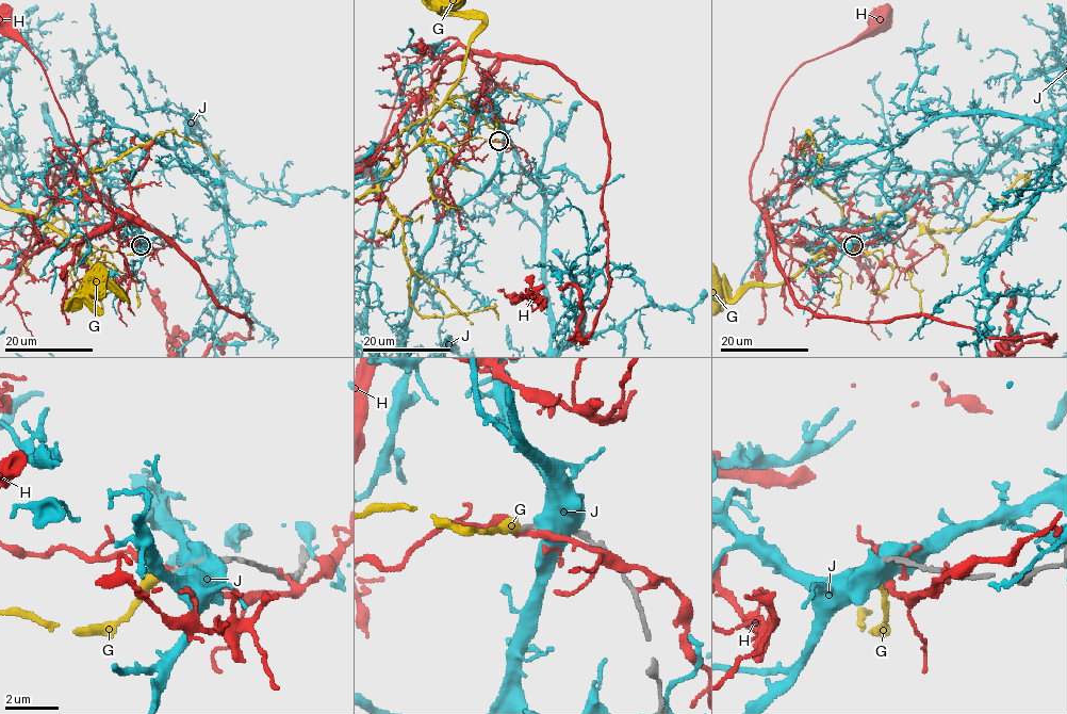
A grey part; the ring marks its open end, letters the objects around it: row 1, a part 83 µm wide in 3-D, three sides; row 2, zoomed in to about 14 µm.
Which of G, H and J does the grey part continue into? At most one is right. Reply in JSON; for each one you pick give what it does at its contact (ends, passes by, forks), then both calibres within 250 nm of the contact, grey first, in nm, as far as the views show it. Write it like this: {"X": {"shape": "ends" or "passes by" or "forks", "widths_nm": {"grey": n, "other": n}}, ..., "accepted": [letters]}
{"G": {"shape": "ends", "widths_nm": {"grey": 160, "other": 440}}, "accepted": ["G"]}

